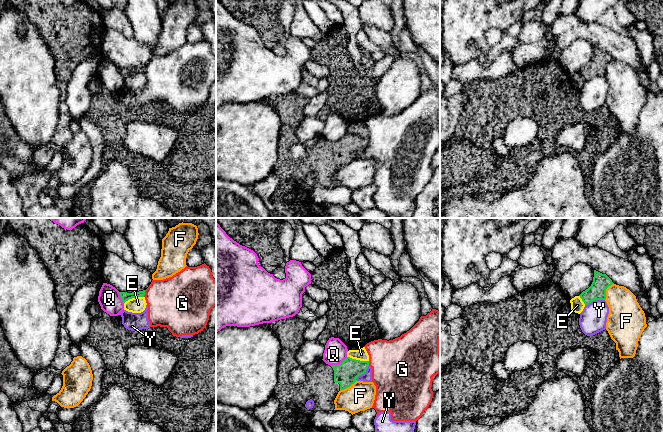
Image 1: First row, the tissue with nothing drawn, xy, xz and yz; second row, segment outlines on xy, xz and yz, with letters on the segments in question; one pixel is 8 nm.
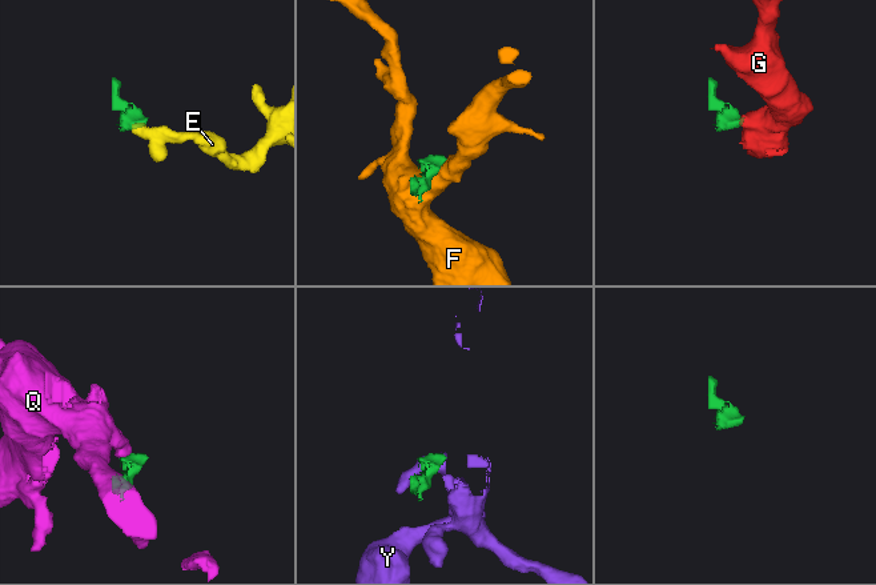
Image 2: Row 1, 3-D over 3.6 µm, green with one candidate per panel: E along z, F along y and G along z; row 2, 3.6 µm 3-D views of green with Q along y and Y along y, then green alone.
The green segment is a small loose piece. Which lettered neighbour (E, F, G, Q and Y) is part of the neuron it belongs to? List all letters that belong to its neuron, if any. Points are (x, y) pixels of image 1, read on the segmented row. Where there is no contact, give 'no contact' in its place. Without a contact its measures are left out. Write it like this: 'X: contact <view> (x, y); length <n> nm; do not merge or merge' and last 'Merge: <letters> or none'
E: contact xz (358, 360); length 180 nm; do not merge
F: contact yz (605, 291); length 150 nm; do not merge
G: contact xy (144, 293); length 60 nm; do not merge
Q: contact xz (339, 364); length 150 nm; do not merge
Y: contact yz (594, 300); length 170 nm; do not merge
Merge: none

